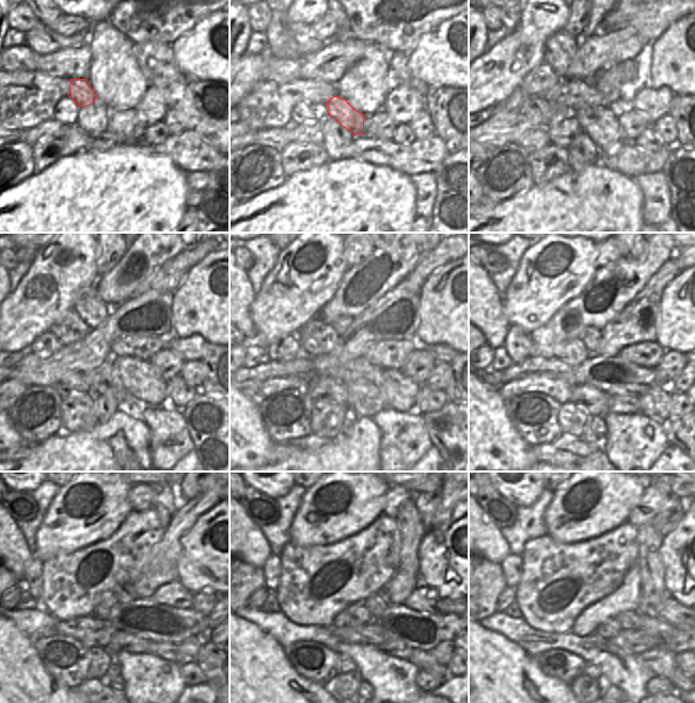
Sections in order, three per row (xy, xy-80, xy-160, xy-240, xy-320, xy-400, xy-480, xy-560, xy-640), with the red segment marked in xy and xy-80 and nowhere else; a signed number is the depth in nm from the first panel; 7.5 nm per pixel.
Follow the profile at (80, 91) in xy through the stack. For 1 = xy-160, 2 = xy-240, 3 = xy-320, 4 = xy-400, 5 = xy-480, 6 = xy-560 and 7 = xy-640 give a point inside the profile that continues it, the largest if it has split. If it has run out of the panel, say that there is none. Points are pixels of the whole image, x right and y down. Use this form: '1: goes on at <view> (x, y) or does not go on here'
1: goes on at xy-160 (599, 123)
2: goes on at xy-240 (144, 381)
3: goes on at xy-320 (400, 392)
4: goes on at xy-400 (654, 404)
5: goes on at xy-480 (189, 646)
6: goes on at xy-560 (442, 653)
7: goes on at xy-640 (685, 660)

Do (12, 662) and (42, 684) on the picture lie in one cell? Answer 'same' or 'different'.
same

